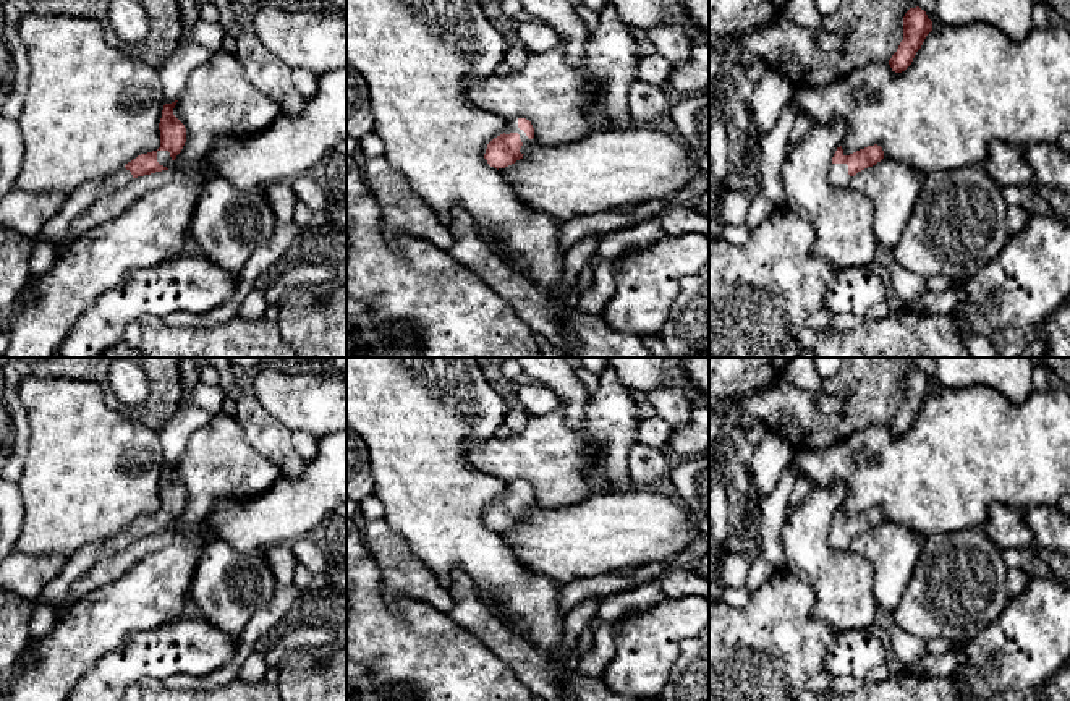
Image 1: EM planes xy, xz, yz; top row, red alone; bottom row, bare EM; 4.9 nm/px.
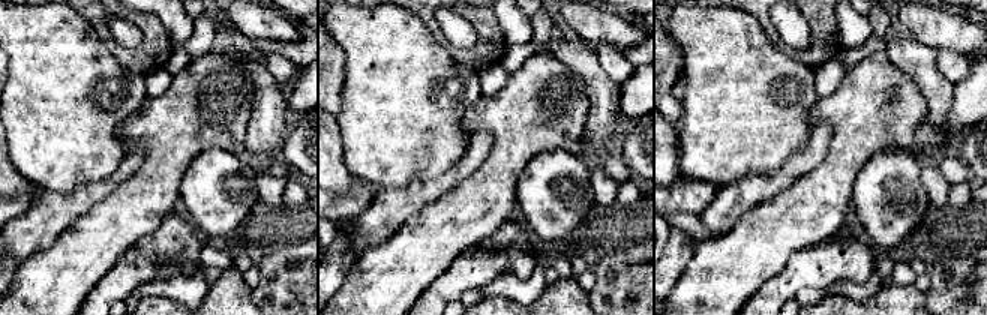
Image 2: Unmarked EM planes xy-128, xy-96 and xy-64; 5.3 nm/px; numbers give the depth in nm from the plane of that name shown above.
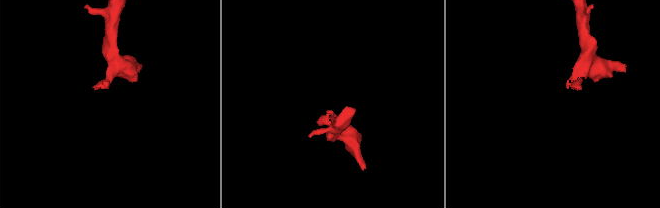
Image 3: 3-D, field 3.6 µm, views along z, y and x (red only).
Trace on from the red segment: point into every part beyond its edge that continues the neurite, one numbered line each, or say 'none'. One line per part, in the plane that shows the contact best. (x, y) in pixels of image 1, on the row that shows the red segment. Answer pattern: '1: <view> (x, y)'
1: xy (164, 157)

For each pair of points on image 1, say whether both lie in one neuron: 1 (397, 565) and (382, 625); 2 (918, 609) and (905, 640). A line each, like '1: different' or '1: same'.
1: different
2: different

